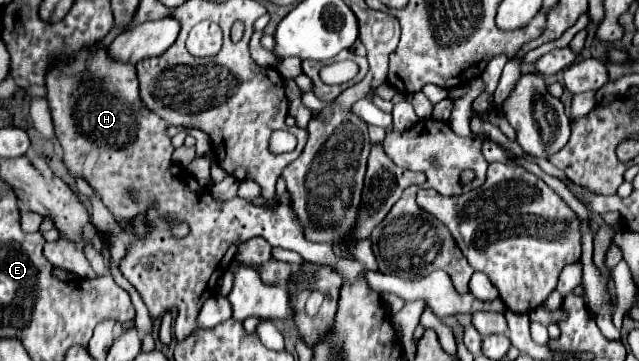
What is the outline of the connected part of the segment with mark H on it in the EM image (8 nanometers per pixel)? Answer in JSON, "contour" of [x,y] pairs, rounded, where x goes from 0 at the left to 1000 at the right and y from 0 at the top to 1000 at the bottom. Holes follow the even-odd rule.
{"contour":[[[153,114],[122,136],[122,147],[113,147],[110,158],[81,169],[81,186],[72,202],[72,247],[75,247],[72,269],[75,269],[78,302],[81,302],[81,335],[88,352],[88,385],[94,391],[94,402],[100,413],[100,452],[106,457],[110,479],[135,496],[156,535],[163,568],[175,584],[175,596],[185,596],[185,612],[197,629],[197,640],[207,640],[203,612],[216,590],[222,590],[225,579],[232,584],[235,573],[244,579],[244,584],[238,579],[238,590],[232,590],[235,596],[235,651],[222,657],[222,662],[213,657],[203,673],[200,706],[188,723],[188,751],[213,795],[213,806],[219,812],[219,823],[222,823],[222,834],[232,850],[238,878],[254,873],[263,856],[279,856],[279,911],[272,911],[272,928],[279,945],[297,934],[297,922],[304,922],[310,911],[310,895],[307,895],[310,867],[313,867],[319,834],[329,817],[335,817],[335,795],[338,795],[335,778],[341,773],[341,751],[347,745],[347,762],[351,762],[351,751],[357,751],[360,729],[366,723],[366,706],[369,706],[376,668],[394,662],[401,651],[413,657],[423,679],[463,695],[479,723],[526,740],[526,751],[541,778],[551,778],[557,762],[570,756],[576,773],[576,789],[592,812],[617,812],[635,834],[667,828],[682,878],[698,878],[698,873],[714,873],[714,867],[745,867],[748,856],[773,861],[773,867],[792,861],[792,845],[786,834],[761,839],[761,834],[742,828],[739,812],[723,817],[723,812],[710,806],[707,778],[695,751],[676,751],[676,756],[660,762],[654,773],[632,773],[632,767],[576,751],[563,723],[545,723],[545,717],[526,712],[523,695],[516,690],[516,679],[488,673],[476,657],[473,623],[469,623],[460,579],[454,573],[451,546],[448,546],[448,557],[441,551],[429,573],[429,590],[419,573],[394,568],[388,551],[376,551],[376,546],[366,546],[360,557],[335,557],[335,546],[329,546],[329,524],[316,518],[300,479],[294,479],[282,457],[269,452],[272,407],[269,407],[269,391],[260,368],[260,357],[263,357],[260,335],[254,335],[244,313],[235,313],[235,302],[228,302],[228,291],[222,291],[222,280],[216,269],[213,186],[203,175],[175,169],[169,136],[156,130]],[[269,612],[291,615],[294,634],[297,634],[294,651],[272,657],[268,632],[261,629]]]}

